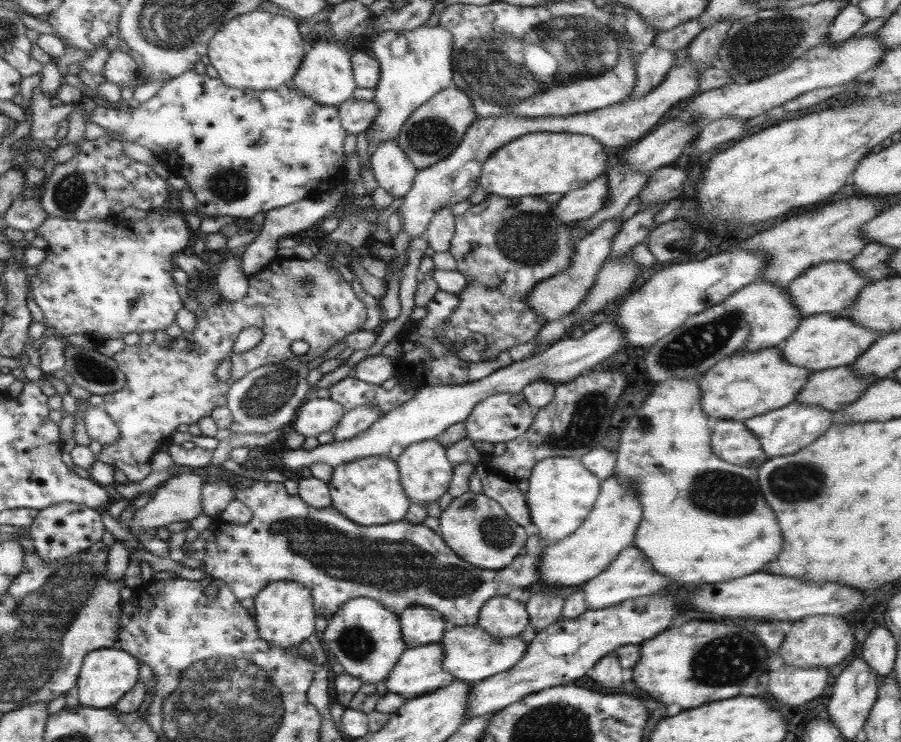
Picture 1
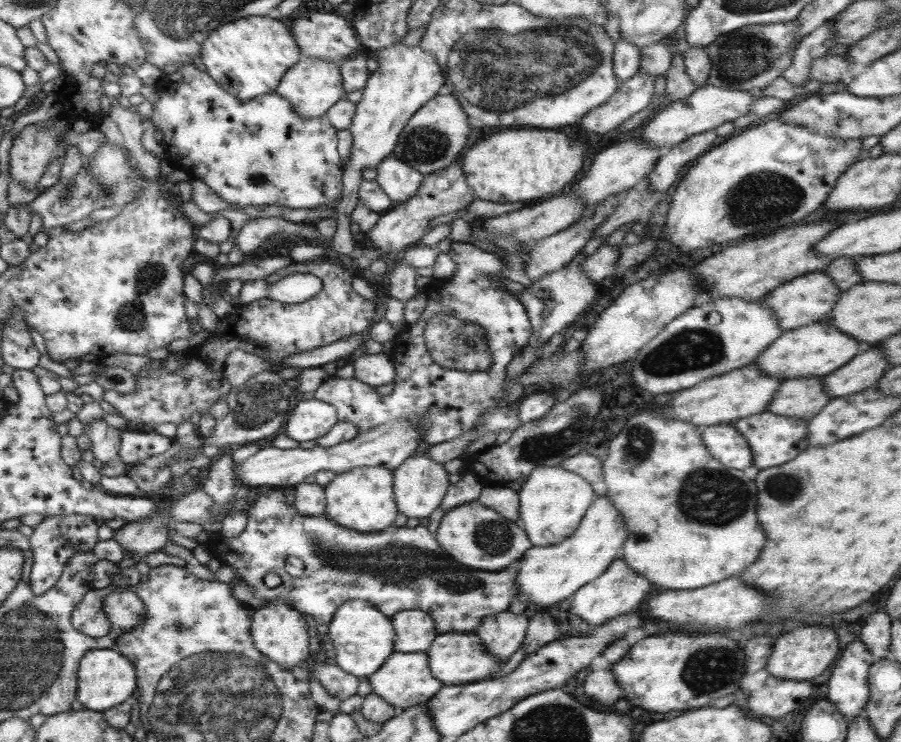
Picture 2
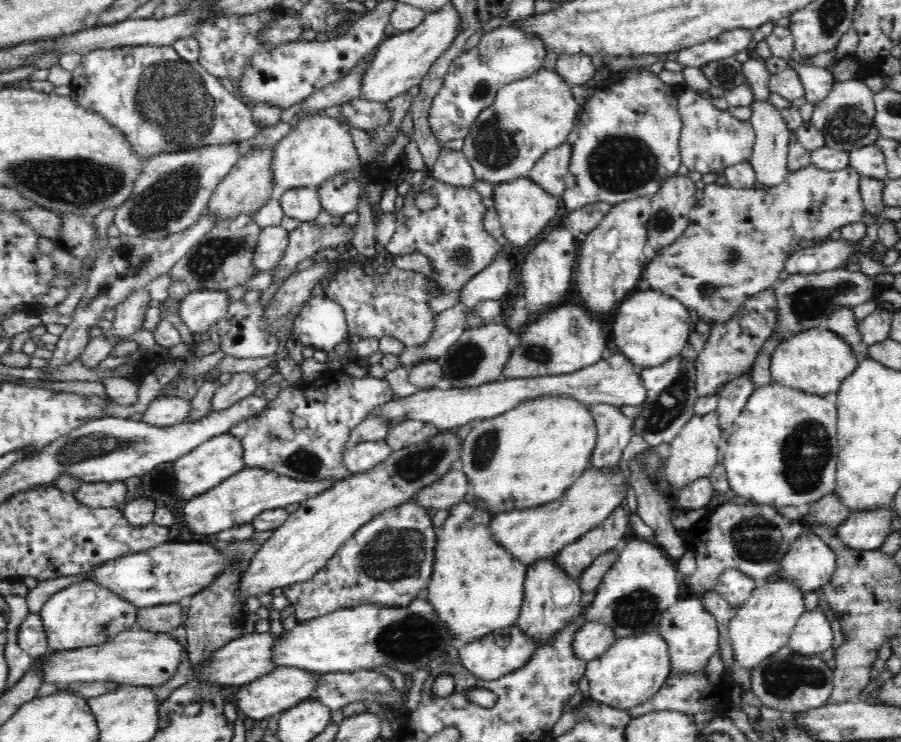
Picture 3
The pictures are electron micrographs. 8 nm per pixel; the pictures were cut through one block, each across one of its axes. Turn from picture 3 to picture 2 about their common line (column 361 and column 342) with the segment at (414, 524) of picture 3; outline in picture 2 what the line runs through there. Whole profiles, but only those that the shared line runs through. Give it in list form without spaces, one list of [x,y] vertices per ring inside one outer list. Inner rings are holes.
[[[279,488],[252,490],[251,498],[244,510],[247,516],[245,528],[235,538],[225,538],[220,534],[213,534],[207,544],[211,556],[233,567],[233,571],[251,585],[253,597],[262,599],[283,598],[287,600],[299,613],[311,615],[318,624],[331,621],[336,608],[347,600],[364,600],[371,604],[384,616],[391,617],[402,610],[419,610],[431,618],[435,624],[436,634],[445,632],[459,632],[459,634],[473,633],[481,620],[487,616],[495,616],[507,610],[512,598],[515,598],[515,575],[517,575],[517,561],[495,572],[476,571],[464,567],[447,554],[437,544],[435,538],[425,528],[416,525],[413,528],[395,526],[391,524],[380,531],[359,532],[351,528],[343,528],[333,520],[319,516],[299,516],[299,512],[285,502],[285,496]],[[295,556],[303,561],[301,575],[290,576],[285,568],[285,559]],[[267,572],[274,572],[280,578],[280,584],[268,588],[263,584],[263,576]]]

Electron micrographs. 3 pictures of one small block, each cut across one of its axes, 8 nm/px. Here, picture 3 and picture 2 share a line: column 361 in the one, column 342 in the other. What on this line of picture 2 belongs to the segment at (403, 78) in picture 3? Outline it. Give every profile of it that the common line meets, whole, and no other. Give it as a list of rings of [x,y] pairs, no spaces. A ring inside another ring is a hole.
[[[301,57],[298,61],[283,73],[275,94],[283,96],[291,104],[297,116],[315,117],[323,115],[331,105],[343,97],[343,88],[341,88],[341,76],[337,65],[329,64],[325,60],[313,60],[313,58]]]

